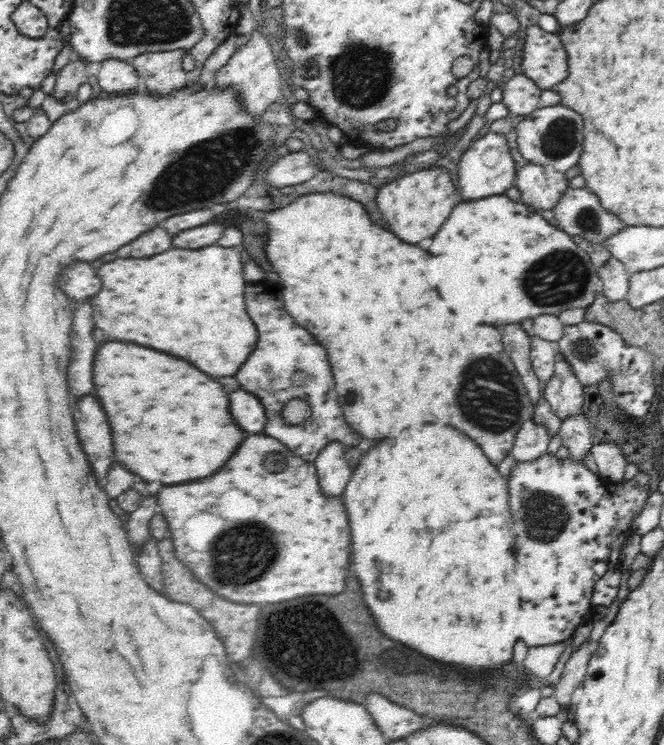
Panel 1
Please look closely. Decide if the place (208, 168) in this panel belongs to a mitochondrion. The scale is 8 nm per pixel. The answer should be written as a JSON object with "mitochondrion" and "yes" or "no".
{"mitochondrion":"yes"}

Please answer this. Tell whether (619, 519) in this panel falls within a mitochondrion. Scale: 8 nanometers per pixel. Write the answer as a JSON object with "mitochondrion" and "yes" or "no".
{"mitochondrion":"no"}

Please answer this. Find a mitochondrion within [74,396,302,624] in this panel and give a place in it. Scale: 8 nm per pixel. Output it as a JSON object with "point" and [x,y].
{"point":[244,554]}

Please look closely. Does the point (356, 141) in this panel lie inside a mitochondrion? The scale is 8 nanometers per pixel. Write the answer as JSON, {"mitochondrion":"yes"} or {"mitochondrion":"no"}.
{"mitochondrion":"no"}

